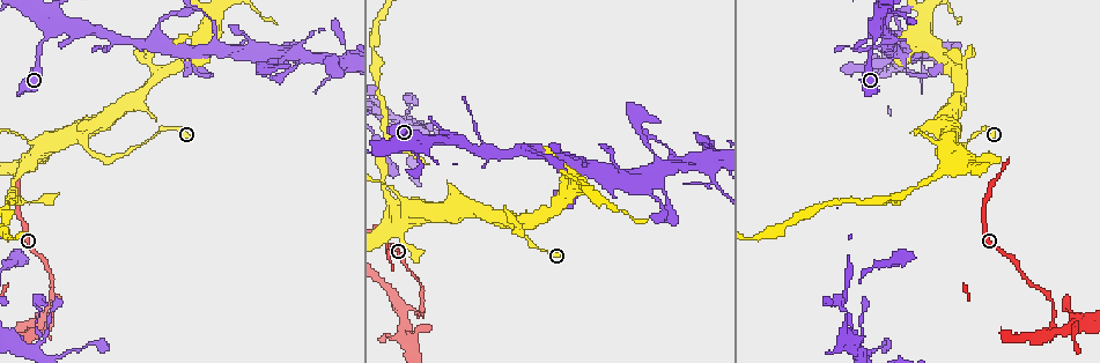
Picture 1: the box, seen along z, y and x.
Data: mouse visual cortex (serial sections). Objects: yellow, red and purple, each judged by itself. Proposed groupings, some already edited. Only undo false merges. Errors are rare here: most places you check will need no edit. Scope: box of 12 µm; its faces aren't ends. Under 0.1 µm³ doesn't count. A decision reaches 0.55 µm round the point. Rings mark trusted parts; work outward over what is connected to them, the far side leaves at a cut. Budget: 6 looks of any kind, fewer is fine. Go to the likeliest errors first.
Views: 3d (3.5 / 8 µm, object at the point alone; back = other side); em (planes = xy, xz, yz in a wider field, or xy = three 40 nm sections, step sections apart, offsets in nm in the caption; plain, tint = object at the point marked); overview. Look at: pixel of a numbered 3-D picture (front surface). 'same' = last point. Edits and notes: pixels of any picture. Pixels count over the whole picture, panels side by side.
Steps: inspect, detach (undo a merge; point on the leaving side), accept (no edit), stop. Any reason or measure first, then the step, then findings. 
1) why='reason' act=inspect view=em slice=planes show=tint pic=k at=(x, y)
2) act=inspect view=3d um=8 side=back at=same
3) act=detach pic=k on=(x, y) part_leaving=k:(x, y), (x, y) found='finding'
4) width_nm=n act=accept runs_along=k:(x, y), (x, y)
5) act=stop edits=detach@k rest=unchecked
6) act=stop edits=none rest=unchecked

act=inspect view=3d um=3.5 pic=1 at=(404, 311)

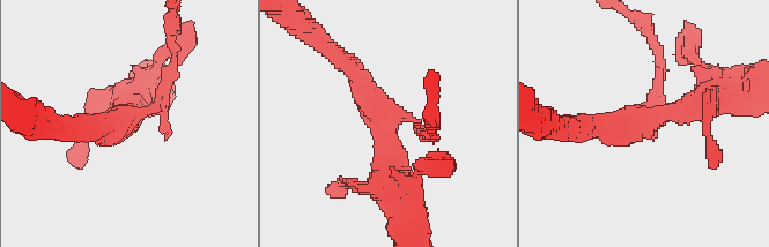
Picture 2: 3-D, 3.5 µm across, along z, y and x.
act=inspect view=em slice=planes show=tint pic=2 at=(642, 119)

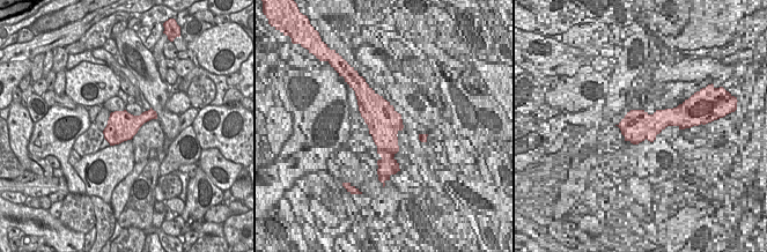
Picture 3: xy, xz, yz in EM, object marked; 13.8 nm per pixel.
act=accept found='continuous, no second cell'

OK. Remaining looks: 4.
why='calibre changes' act=inspect view=3d um=3.5 side=back pic=1 at=(14, 178)

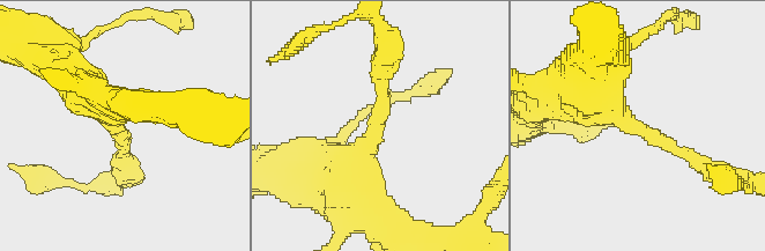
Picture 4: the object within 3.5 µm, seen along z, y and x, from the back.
arm_widths_nm=150,500 why='now the EM' act=inspect view=em slice=planes show=tint pic=4 at=(641, 128)

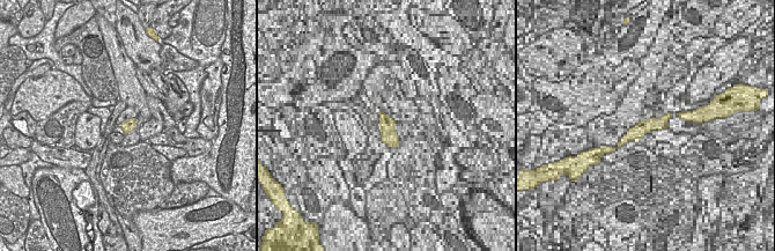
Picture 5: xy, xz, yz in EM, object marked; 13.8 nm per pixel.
why='cut it another way' act=inspect view=em slice=xy step=5 show=tint at=same

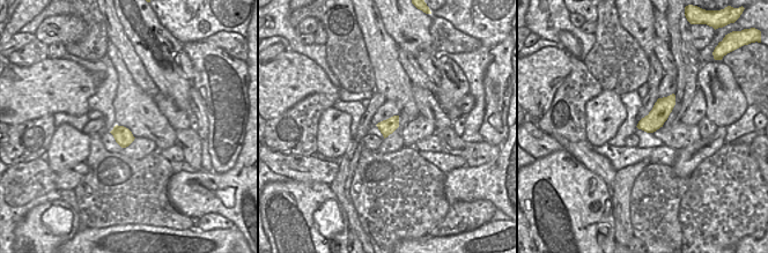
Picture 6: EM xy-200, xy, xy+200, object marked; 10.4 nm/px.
width_nm=160 act=accept runs_along=4:(592, 83), (624, 123), (704, 165) found='continuous, no second cell'

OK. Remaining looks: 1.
act=stop edits=none rest=unchecked

